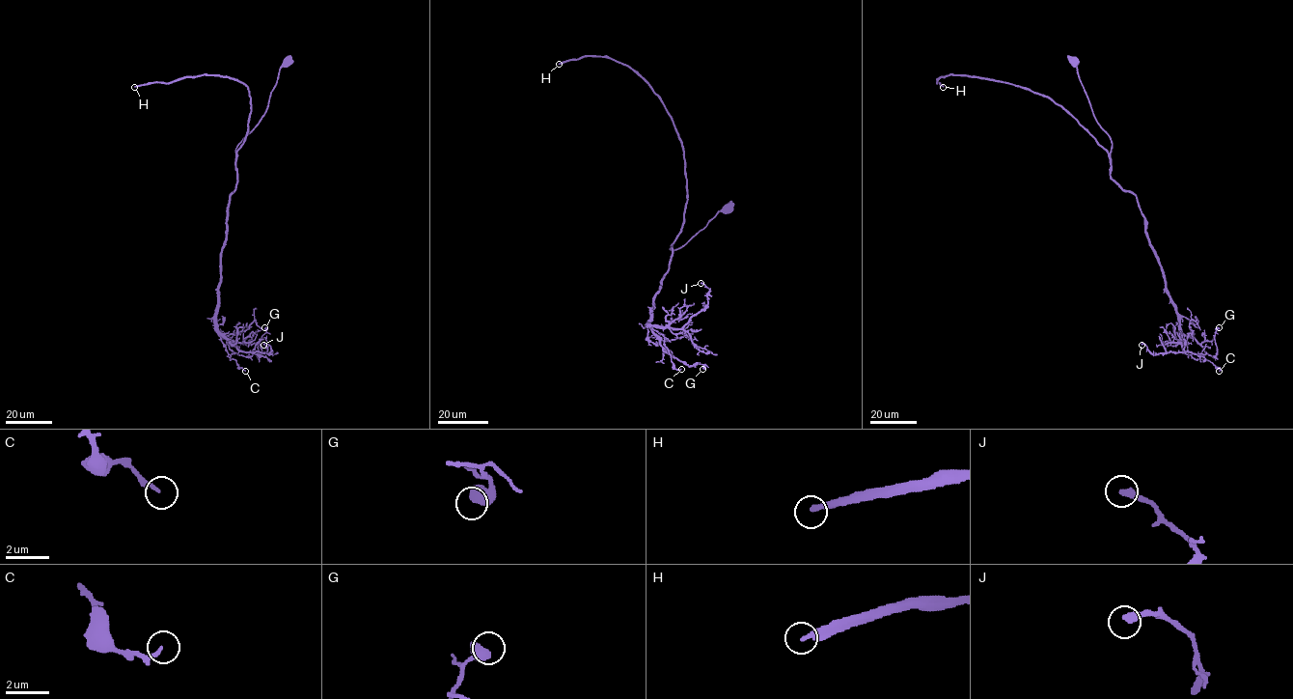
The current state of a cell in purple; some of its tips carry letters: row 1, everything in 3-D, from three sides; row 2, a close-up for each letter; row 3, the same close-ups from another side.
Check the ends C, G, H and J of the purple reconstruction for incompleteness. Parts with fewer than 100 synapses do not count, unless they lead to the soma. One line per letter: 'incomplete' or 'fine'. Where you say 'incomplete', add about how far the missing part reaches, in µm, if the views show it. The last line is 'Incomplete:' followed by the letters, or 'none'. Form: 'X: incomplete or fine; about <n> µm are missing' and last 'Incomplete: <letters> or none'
C: fine
G: fine
H: incomplete; about 140 µm are missing
J: fine
Incomplete: H

